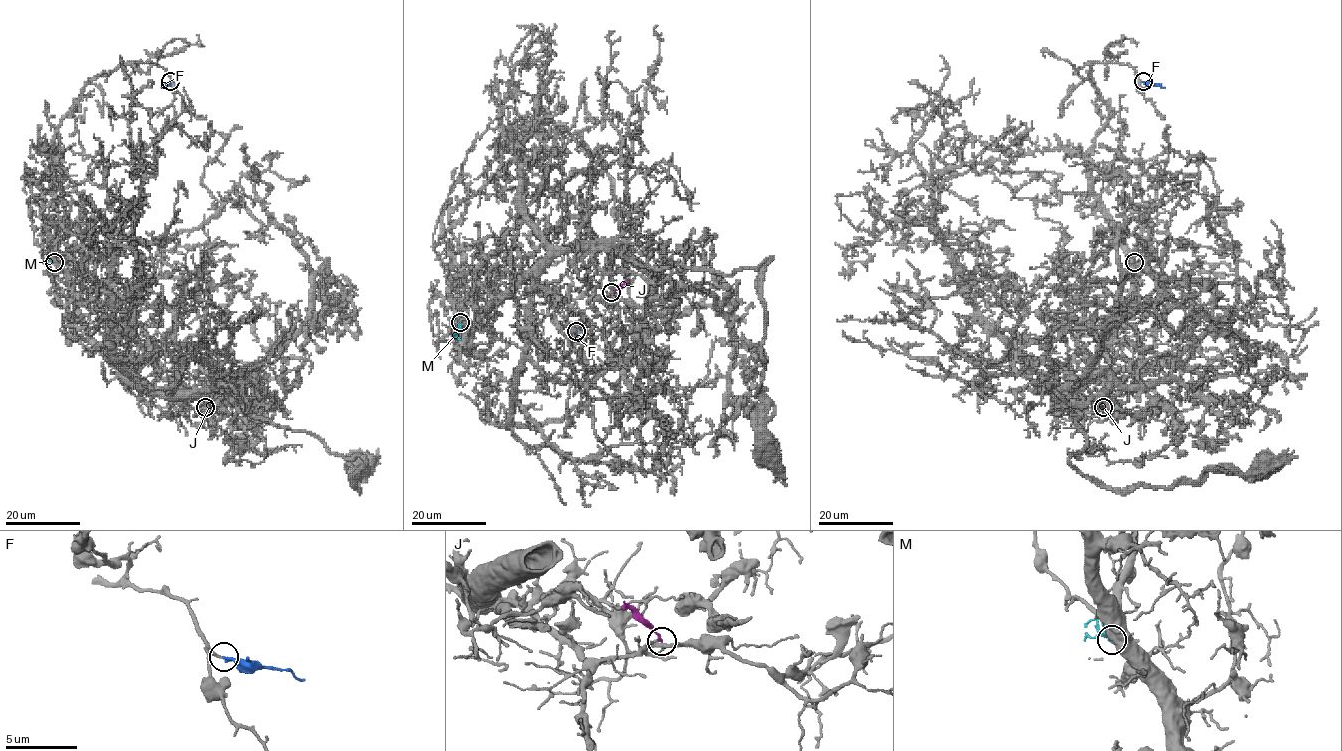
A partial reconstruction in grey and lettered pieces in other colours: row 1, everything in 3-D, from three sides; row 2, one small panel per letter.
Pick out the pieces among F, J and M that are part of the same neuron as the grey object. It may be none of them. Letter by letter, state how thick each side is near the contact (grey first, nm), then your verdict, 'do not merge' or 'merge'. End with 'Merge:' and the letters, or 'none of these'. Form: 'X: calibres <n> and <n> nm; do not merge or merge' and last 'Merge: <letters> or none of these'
F: calibres 200 and 180 nm; merge
J: calibres 240 and 160 nm; do not merge
M: calibres 700 and 190 nm; merge
Merge: F, M

